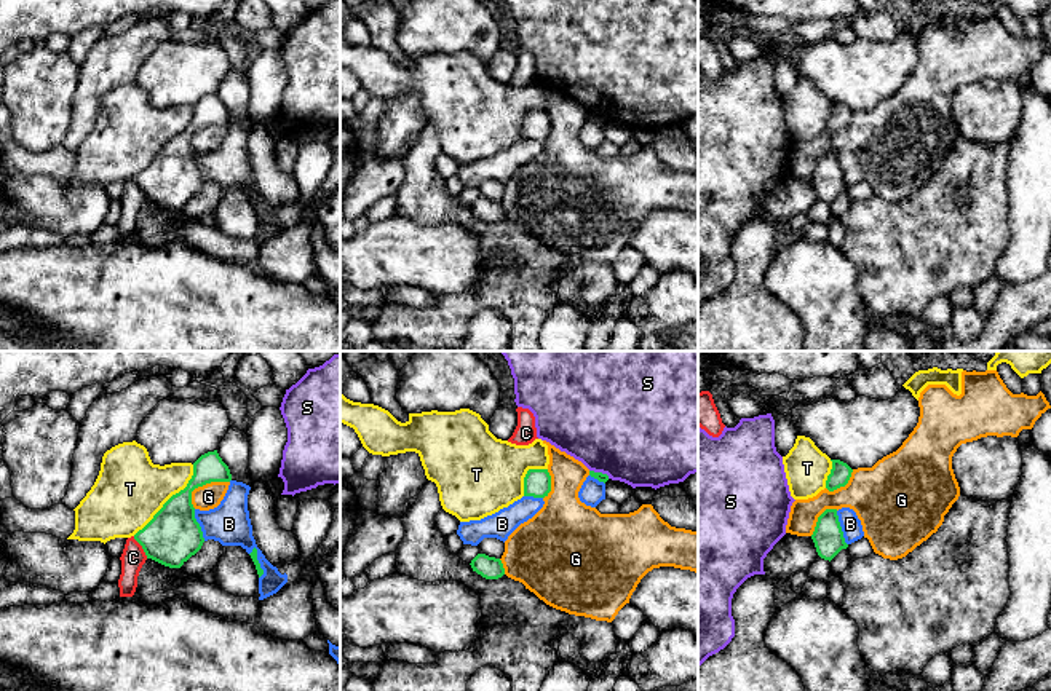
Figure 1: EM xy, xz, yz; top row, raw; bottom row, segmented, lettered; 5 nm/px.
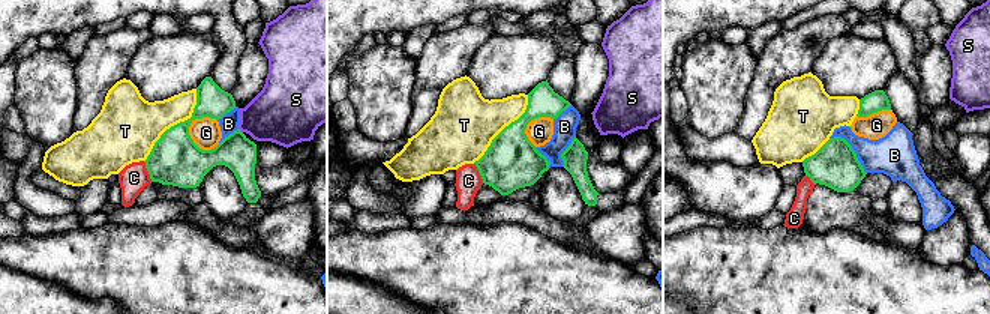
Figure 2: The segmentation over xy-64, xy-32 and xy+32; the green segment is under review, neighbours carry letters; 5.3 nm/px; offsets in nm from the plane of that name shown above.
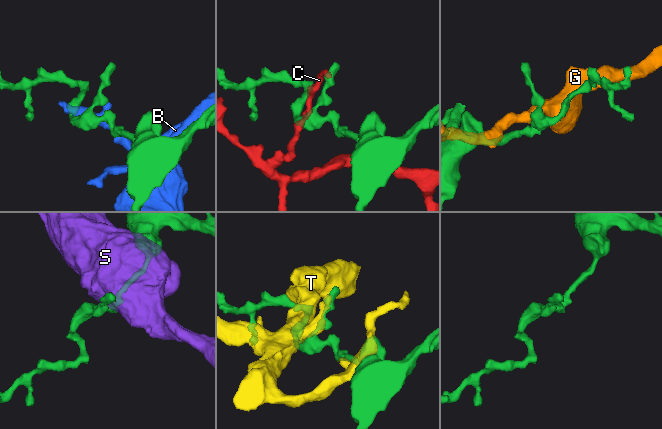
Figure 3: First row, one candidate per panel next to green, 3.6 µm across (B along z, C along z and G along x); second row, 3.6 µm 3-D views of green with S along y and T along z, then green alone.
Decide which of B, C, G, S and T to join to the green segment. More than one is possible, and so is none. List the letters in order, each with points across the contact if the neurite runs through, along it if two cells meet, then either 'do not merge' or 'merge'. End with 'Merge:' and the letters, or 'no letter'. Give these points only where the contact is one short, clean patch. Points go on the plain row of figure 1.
B: do not merge
C: along xy (133, 179), (147, 200) | do not merge
G: do not merge
S: do not merge
T: do not merge
Merge: no letter

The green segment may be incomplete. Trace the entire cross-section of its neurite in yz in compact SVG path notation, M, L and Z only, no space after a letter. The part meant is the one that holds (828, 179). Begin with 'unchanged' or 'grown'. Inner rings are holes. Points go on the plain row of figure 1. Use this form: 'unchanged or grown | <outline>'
unchanged | M826 152L816 164L811 177L816 195L824 203L832 203L842 192L847 192L843 174L839 164L837 152Z

